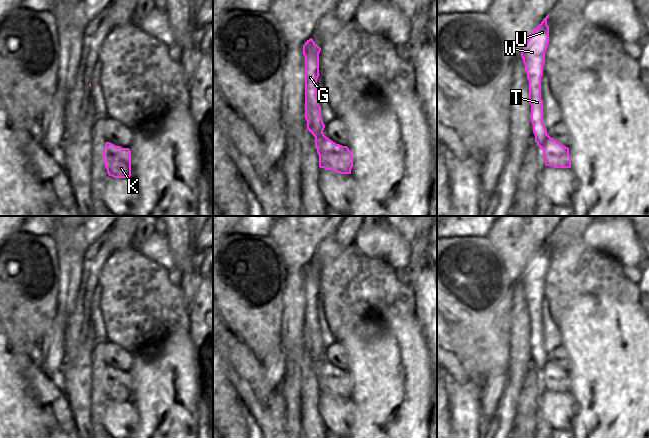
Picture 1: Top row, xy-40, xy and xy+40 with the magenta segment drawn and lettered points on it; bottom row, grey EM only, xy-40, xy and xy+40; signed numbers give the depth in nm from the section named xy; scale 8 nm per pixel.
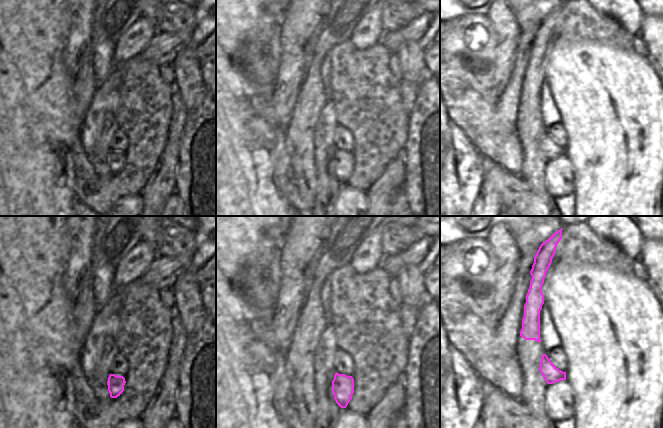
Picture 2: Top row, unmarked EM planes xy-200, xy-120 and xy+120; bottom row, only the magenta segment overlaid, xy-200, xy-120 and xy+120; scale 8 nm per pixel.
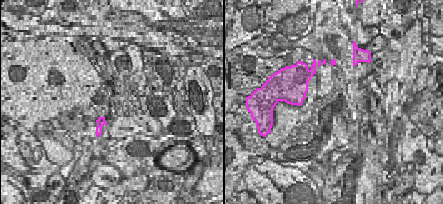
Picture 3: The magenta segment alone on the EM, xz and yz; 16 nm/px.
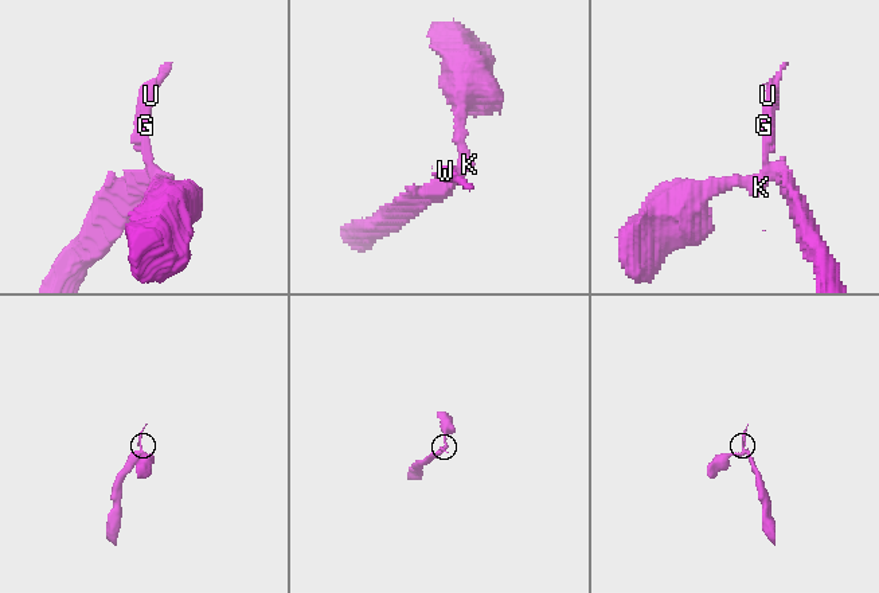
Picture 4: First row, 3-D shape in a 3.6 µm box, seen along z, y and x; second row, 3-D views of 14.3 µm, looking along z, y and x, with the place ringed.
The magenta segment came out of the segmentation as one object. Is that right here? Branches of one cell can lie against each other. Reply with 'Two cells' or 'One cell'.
Two cells

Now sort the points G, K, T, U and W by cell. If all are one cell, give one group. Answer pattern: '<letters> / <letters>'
G T U W / K

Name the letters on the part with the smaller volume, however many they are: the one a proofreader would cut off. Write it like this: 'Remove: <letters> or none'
Remove: G, T, U, W

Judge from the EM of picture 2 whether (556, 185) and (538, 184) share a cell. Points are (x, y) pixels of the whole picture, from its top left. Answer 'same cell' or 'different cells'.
different cells

